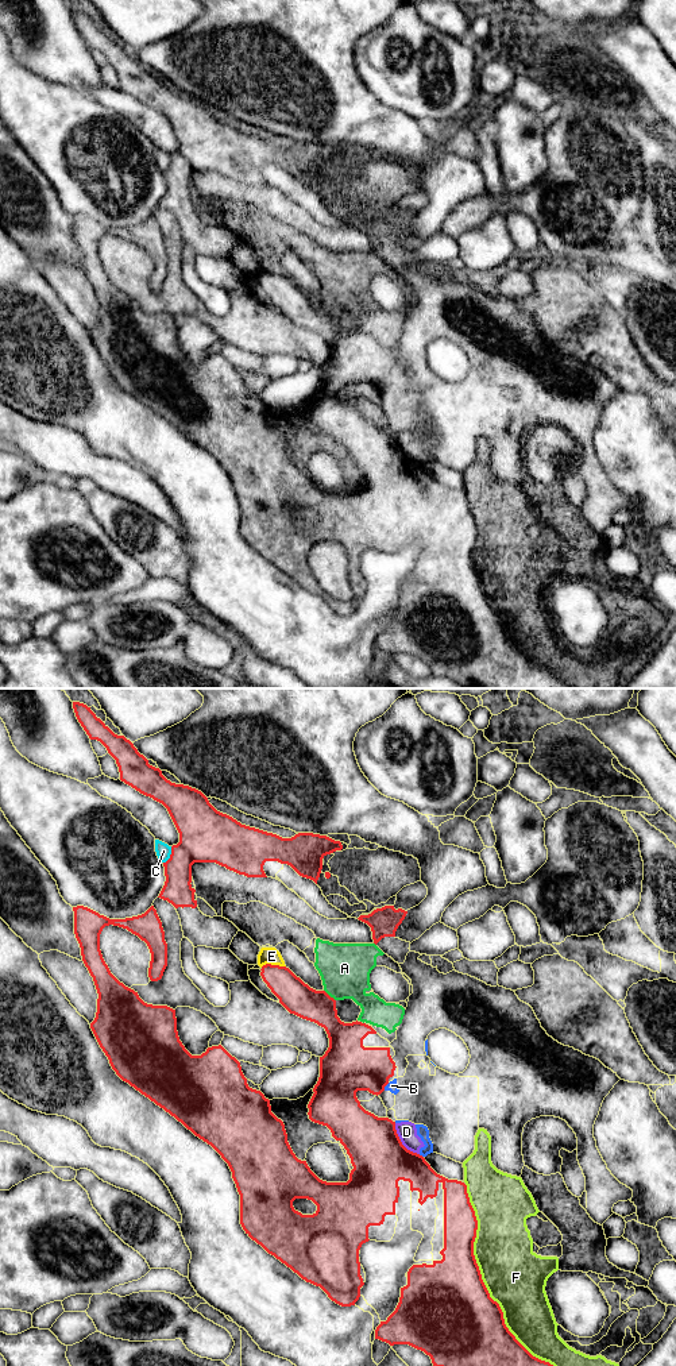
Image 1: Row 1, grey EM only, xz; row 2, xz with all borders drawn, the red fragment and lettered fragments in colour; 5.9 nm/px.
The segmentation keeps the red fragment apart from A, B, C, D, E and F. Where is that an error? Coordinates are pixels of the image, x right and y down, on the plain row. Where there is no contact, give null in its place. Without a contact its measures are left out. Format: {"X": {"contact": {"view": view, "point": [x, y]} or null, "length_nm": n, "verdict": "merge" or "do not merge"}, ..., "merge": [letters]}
{"A": {"contact": {"view": "xz", "point": [328, 304]}, "length_nm": 100, "verdict": "do not merge"}, "B": {"contact": {"view": "xz", "point": [385, 394]}, "length_nm": 60, "verdict": "do not merge"}, "C": {"contact": {"view": "xz", "point": [170, 164]}, "length_nm": 120, "verdict": "do not merge"}, "D": {"contact": {"view": "xz", "point": [401, 451]}, "length_nm": 240, "verdict": "do not merge"}, "E": {"contact": {"view": "xz", "point": [273, 274]}, "length_nm": 150, "verdict": "do not merge"}, "F": {"contact": {"view": "xz", "point": [487, 599]}, "length_nm": 1350, "verdict": "do not merge"}, "merge": []}

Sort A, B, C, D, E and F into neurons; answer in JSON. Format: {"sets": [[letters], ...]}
{"sets": [["A", "B", "D", "E", "F"], ["C"]]}

